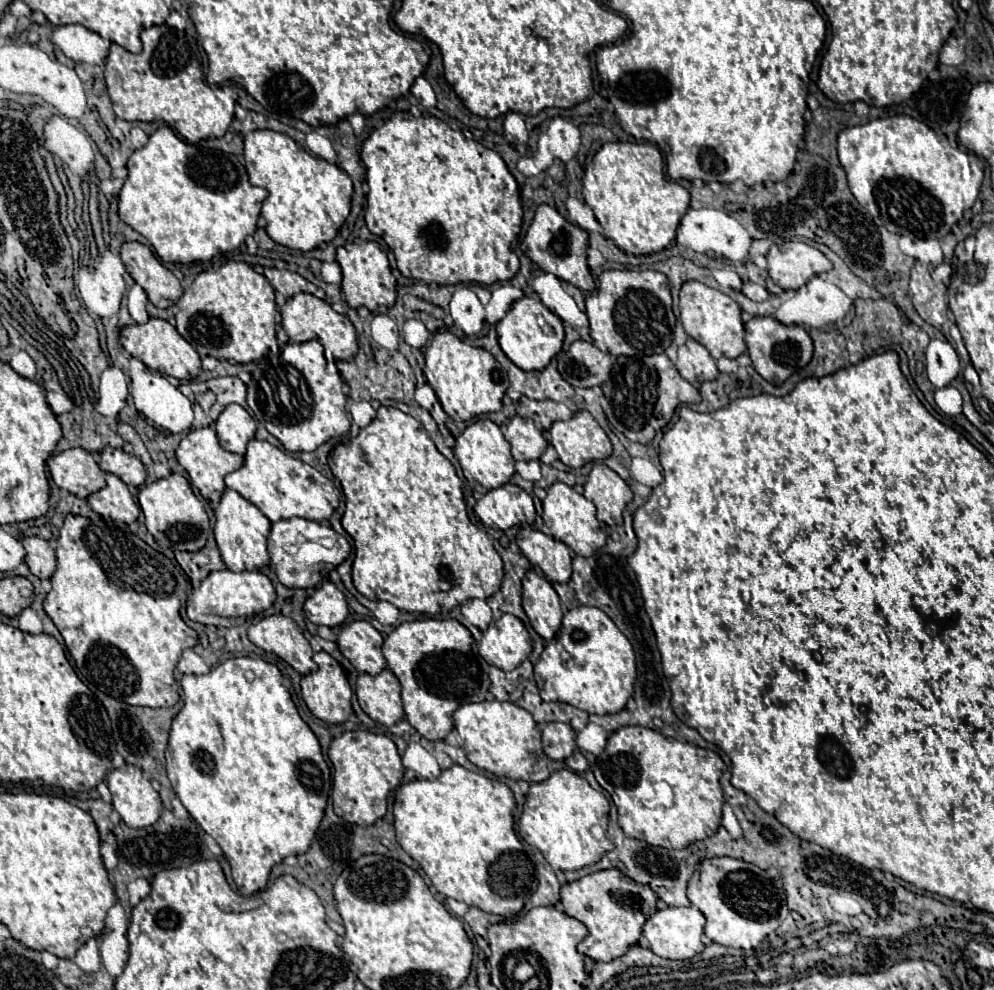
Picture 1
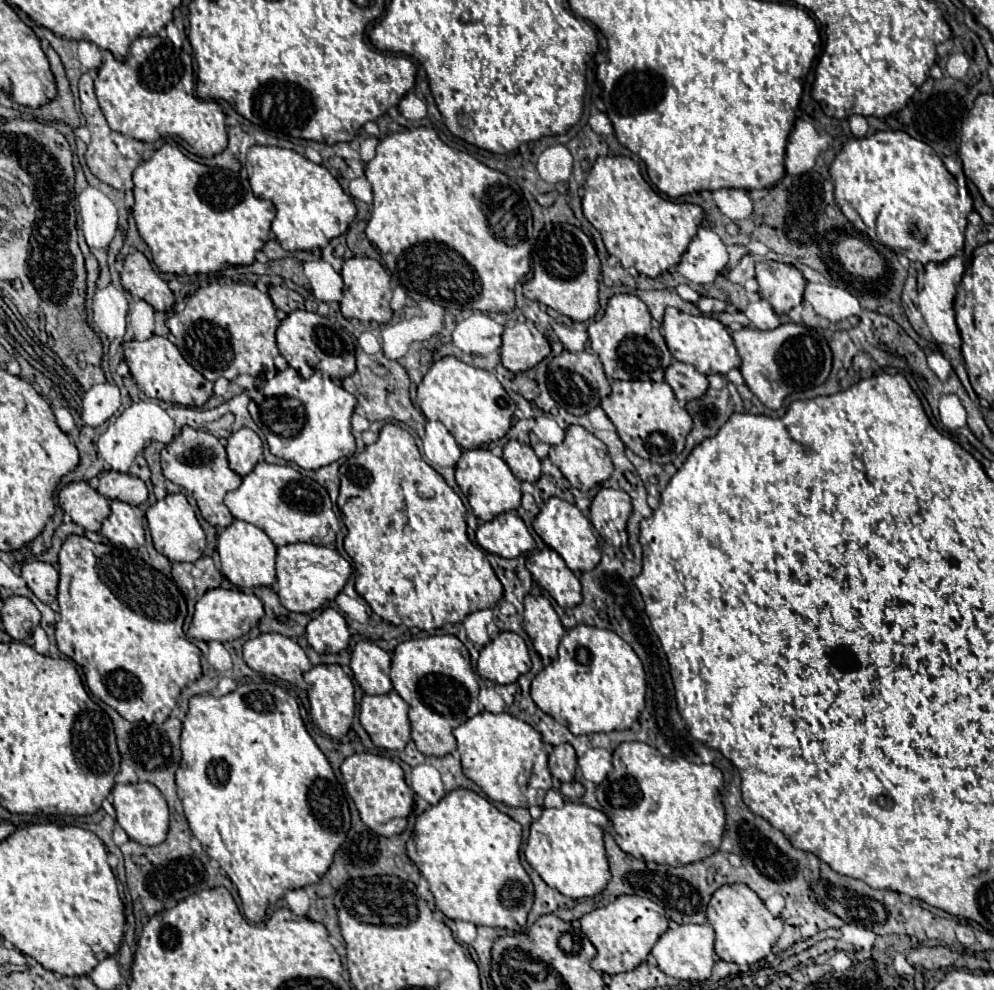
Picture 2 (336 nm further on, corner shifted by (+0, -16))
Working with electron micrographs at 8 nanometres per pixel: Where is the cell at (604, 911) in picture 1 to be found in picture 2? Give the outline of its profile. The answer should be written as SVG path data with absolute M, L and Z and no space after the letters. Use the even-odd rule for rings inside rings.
M618 896L608 906L600 906L580 918L580 928L586 938L598 950L596 958L592 958L590 966L598 972L620 974L634 970L638 964L646 962L656 940L668 930L668 918L664 910L642 896Z

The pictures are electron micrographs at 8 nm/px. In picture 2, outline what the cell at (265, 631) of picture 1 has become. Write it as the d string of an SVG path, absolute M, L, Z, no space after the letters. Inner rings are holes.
M260 634L244 644L244 662L262 674L274 674L298 688L306 688L302 674L312 668L304 650L288 636Z

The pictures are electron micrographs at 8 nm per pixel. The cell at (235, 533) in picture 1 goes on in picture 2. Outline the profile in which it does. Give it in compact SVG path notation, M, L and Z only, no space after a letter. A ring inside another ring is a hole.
M234 520L222 534L218 534L218 554L222 560L222 574L236 584L238 588L256 588L256 586L272 586L276 580L276 546L272 540L254 524Z

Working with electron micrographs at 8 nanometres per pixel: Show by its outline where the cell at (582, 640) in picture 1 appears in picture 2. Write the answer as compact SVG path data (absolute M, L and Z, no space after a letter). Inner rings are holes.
M578 624L558 646L556 660L532 680L532 700L572 734L628 730L644 708L646 678L636 652L616 632Z

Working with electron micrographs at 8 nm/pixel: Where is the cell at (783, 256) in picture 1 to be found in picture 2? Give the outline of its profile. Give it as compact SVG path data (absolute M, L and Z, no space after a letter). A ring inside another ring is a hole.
M758 262L756 280L760 284L758 294L768 300L776 314L788 314L794 306L802 304L806 278L802 272L784 262Z

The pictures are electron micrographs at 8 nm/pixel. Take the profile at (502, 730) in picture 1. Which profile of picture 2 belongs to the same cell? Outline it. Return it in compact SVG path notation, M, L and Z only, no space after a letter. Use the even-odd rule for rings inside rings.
M480 712L454 730L458 752L462 756L464 774L478 784L494 802L504 802L514 808L542 806L544 794L552 786L548 772L548 754L544 752L542 736L530 724L502 712Z

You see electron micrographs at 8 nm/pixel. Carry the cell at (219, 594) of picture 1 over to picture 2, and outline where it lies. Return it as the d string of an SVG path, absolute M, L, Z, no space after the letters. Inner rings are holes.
M214 588L208 590L195 605L195 612L188 628L189 638L198 638L204 642L216 640L216 642L228 642L236 640L244 634L248 634L258 620L264 616L262 602L254 594L246 594L242 590L226 590L226 588Z

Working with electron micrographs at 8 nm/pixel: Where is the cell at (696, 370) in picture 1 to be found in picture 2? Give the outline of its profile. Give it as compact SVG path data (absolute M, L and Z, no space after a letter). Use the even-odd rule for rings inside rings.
M674 360L666 368L664 378L680 402L696 400L696 398L704 396L704 392L708 390L708 378L704 374L700 374L692 364L686 364L686 362Z

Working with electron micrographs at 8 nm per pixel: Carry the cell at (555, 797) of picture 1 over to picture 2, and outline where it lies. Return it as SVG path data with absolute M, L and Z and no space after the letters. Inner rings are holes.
M566 802L562 808L544 808L542 816L532 822L530 838L524 848L528 864L540 878L568 898L590 898L602 892L610 880L608 858L602 842L602 828L608 818L582 802Z

